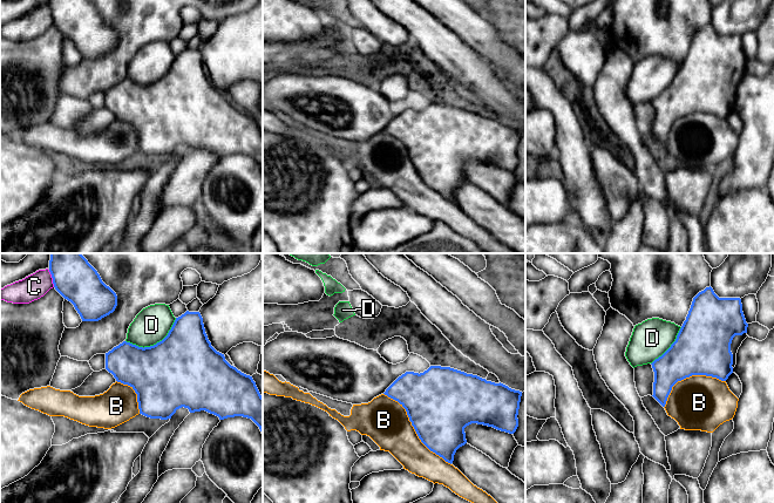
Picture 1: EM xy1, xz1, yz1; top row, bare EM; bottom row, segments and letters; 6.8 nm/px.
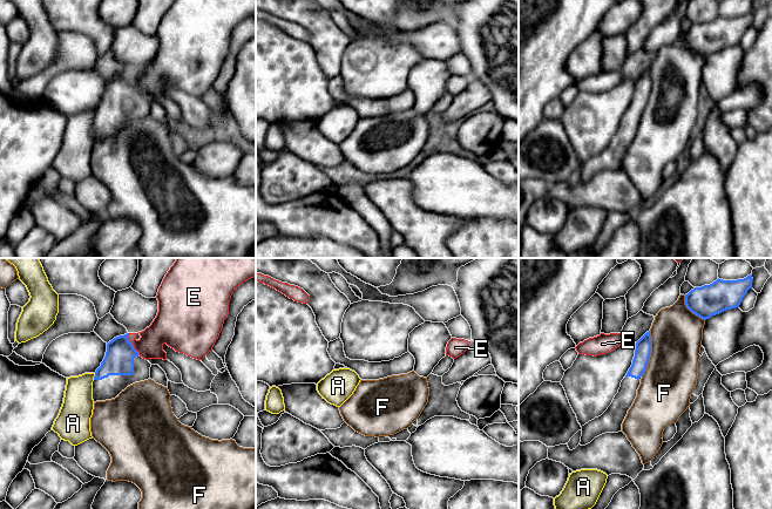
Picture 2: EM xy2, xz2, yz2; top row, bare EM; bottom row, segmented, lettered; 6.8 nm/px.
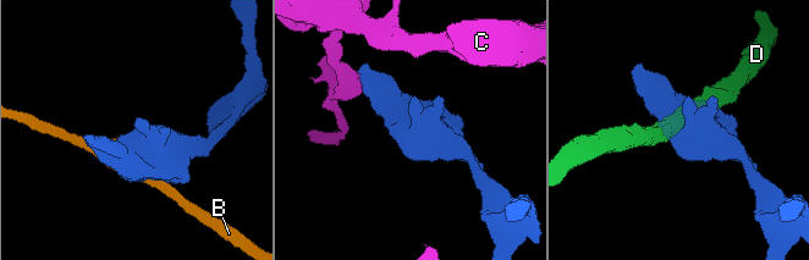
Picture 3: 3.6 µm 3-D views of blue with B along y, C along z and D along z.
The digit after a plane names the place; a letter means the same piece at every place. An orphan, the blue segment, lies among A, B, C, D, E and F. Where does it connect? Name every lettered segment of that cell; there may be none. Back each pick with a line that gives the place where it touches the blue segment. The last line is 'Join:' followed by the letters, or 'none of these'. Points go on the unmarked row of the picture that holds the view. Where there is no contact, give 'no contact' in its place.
Join: none of these

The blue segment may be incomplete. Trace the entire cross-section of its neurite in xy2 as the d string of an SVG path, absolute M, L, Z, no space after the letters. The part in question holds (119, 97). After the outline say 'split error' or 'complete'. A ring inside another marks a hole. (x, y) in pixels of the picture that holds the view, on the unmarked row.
M128 73L107 81L106 94L93 118L94 140L115 136L128 123L150 116L151 101L138 91Z; split error

